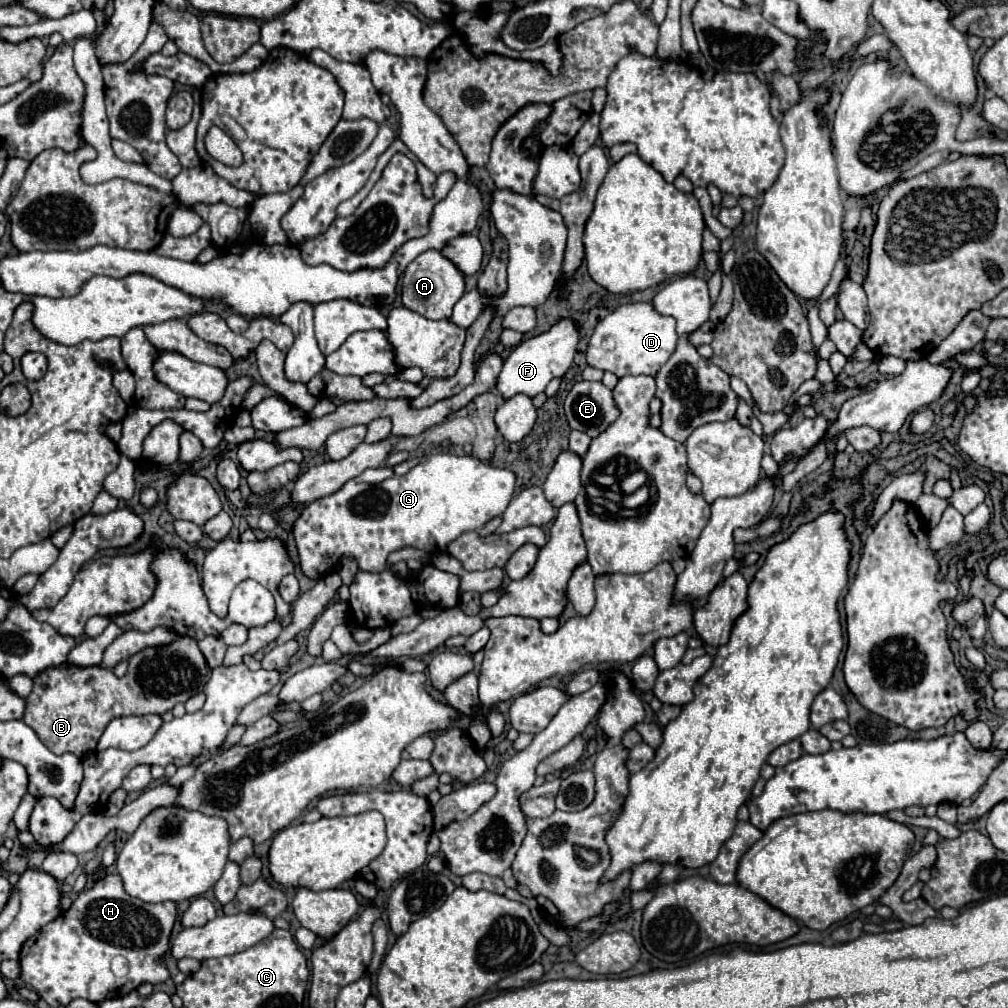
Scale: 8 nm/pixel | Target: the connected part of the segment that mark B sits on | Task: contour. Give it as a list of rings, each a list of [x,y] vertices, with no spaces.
[[[176,636],[174,642],[160,646],[160,648],[144,648],[142,652],[130,658],[128,670],[121,678],[113,670],[101,666],[80,668],[72,664],[62,664],[58,668],[46,668],[34,678],[34,688],[26,698],[26,712],[24,722],[38,734],[38,738],[48,746],[54,754],[70,752],[78,758],[86,756],[88,752],[96,750],[98,736],[102,736],[102,728],[114,718],[120,716],[144,716],[144,714],[164,714],[172,710],[178,702],[186,702],[190,696],[204,690],[210,678],[210,668],[200,652],[198,644],[190,636]]]

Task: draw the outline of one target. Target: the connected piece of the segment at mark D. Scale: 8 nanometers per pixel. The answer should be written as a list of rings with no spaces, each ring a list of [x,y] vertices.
[[[628,302],[610,312],[594,328],[594,334],[586,348],[586,360],[590,366],[614,372],[622,376],[648,374],[654,376],[662,364],[672,356],[676,348],[676,320],[656,312],[652,302]]]

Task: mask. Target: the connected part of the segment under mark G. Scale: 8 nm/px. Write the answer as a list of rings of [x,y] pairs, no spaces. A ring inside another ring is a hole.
[[[432,454],[414,462],[412,468],[398,474],[396,468],[366,470],[362,476],[348,480],[338,492],[308,504],[294,524],[294,540],[300,556],[302,572],[308,578],[322,578],[338,568],[342,556],[358,560],[362,570],[382,572],[390,552],[402,546],[414,546],[428,554],[444,552],[450,540],[456,540],[462,532],[478,530],[494,516],[500,516],[516,490],[516,476],[506,468],[484,464],[474,456]]]

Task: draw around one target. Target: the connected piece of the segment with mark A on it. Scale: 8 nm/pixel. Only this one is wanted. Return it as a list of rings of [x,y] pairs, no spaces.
[[[428,250],[420,254],[414,262],[408,264],[402,278],[402,304],[408,310],[418,312],[420,316],[430,320],[450,318],[450,312],[462,294],[464,294],[462,272],[450,260],[446,260],[438,250]]]

